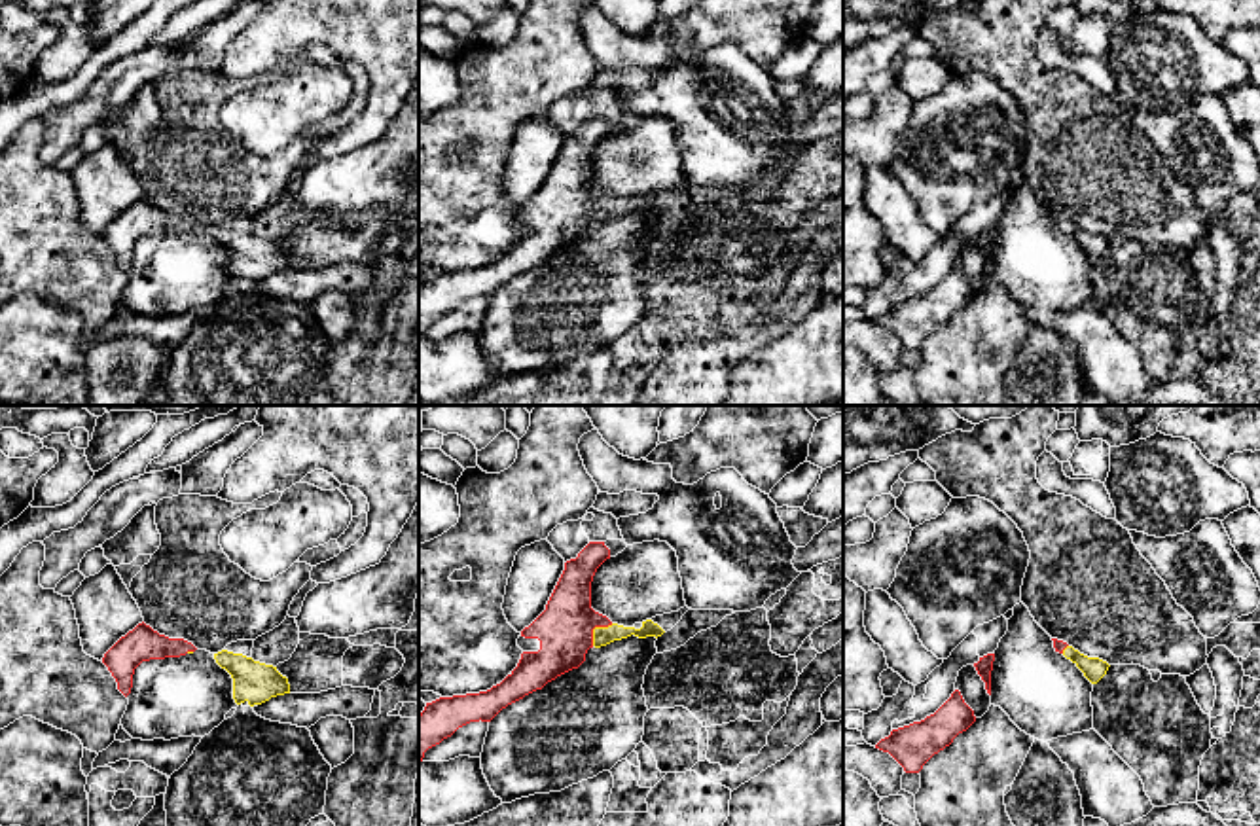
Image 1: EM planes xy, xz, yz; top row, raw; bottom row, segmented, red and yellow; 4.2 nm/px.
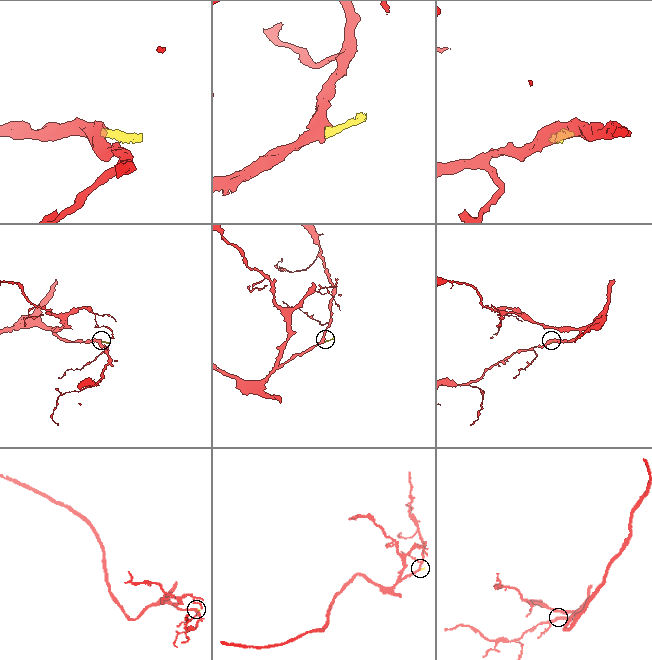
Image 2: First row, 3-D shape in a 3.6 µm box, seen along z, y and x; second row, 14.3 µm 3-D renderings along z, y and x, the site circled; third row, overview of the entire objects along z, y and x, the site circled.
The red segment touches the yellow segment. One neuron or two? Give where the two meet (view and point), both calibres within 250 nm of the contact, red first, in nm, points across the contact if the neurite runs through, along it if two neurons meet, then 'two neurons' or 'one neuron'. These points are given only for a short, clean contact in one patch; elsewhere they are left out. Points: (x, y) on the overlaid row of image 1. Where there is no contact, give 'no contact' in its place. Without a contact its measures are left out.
contact xz (595, 626); calibres 240 and 80 nm; way xz (565, 629), (595, 626), (601, 635); one neuron

